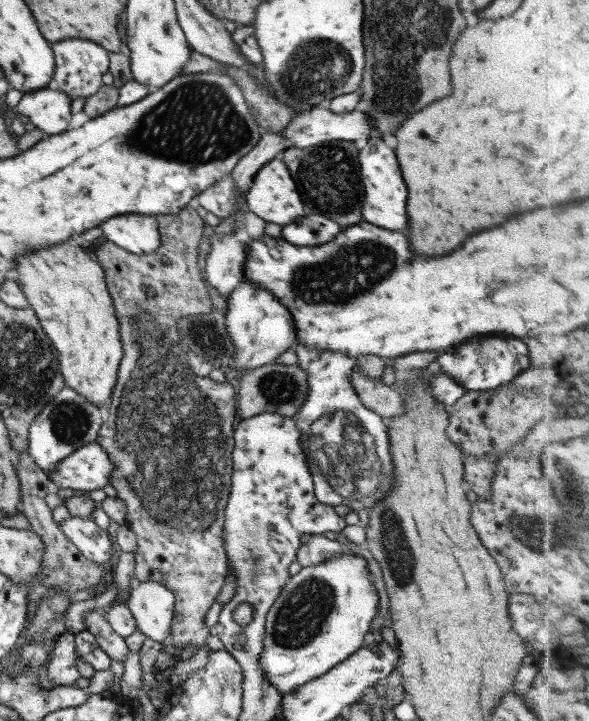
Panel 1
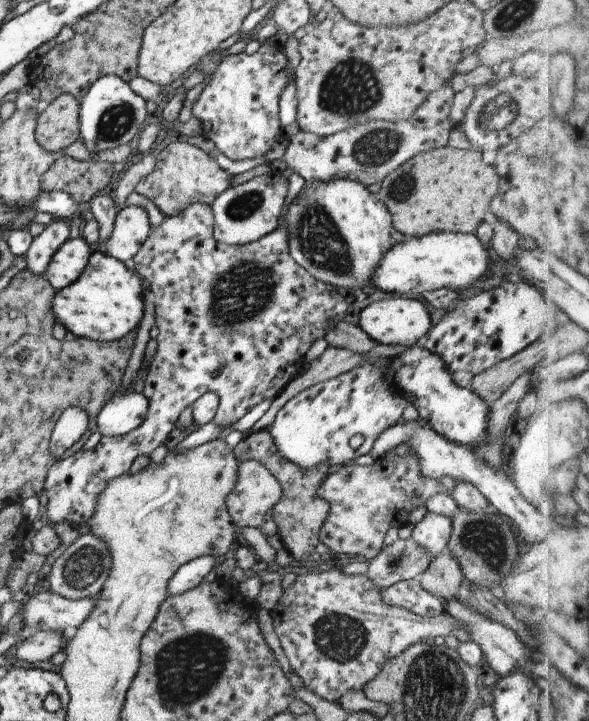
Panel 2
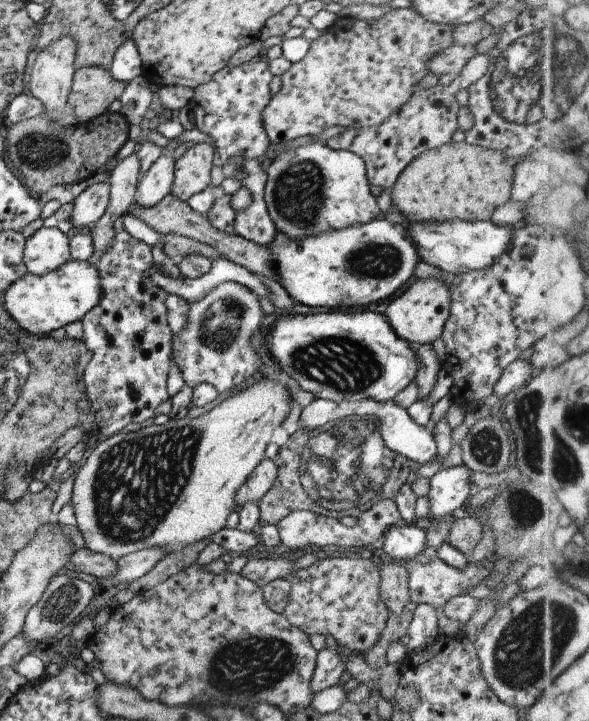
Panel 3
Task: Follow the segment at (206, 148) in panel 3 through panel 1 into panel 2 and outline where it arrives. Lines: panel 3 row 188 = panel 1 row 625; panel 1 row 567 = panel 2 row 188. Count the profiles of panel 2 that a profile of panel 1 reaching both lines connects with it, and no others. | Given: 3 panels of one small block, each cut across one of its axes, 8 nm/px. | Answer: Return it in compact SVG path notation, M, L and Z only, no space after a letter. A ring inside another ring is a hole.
M172 142L155 160L155 166L136 186L135 192L150 199L166 218L180 215L195 203L212 205L229 187L231 176L217 162L196 146L186 142Z

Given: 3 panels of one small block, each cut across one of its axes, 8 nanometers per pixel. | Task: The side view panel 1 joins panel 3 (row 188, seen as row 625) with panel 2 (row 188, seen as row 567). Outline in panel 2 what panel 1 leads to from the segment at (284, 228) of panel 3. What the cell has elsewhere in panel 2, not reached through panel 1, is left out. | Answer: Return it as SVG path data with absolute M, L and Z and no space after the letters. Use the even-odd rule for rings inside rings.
M320 181L303 188L288 208L286 224L292 259L315 280L342 293L370 284L376 266L394 246L390 212L359 181Z

